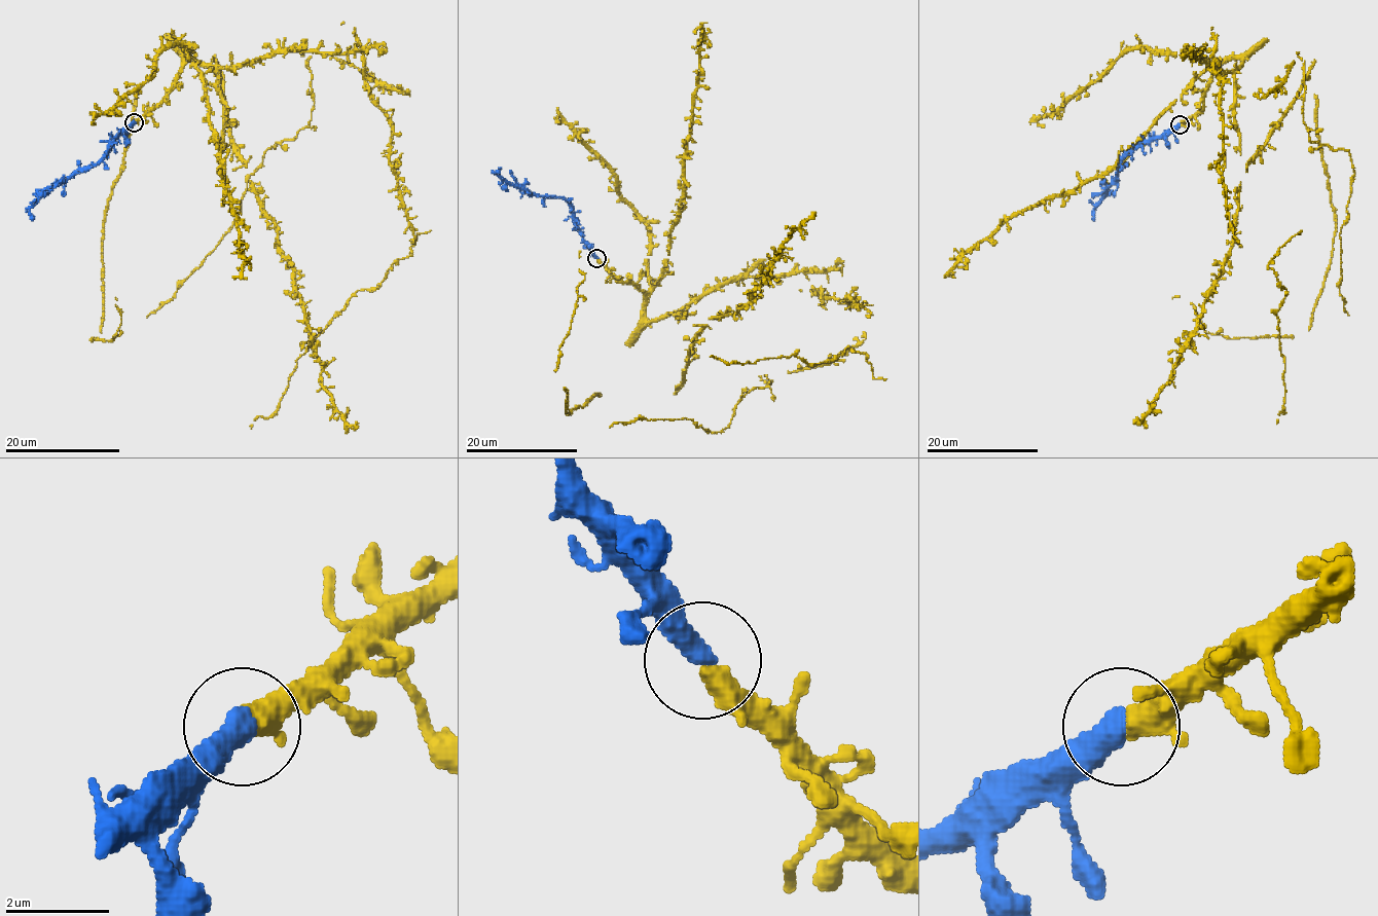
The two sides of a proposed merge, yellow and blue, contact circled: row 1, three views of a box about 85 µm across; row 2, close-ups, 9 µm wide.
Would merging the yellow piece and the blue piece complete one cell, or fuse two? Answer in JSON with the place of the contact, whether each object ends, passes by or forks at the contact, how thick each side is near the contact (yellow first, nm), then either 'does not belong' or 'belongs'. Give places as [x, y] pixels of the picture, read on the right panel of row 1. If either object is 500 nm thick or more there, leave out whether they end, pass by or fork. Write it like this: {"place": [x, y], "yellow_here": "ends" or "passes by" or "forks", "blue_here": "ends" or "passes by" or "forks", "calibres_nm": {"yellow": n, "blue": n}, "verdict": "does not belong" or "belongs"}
{"place": [1180, 124], "calibres_nm": {"yellow": 340, "blue": 500}, "verdict": "belongs"}

